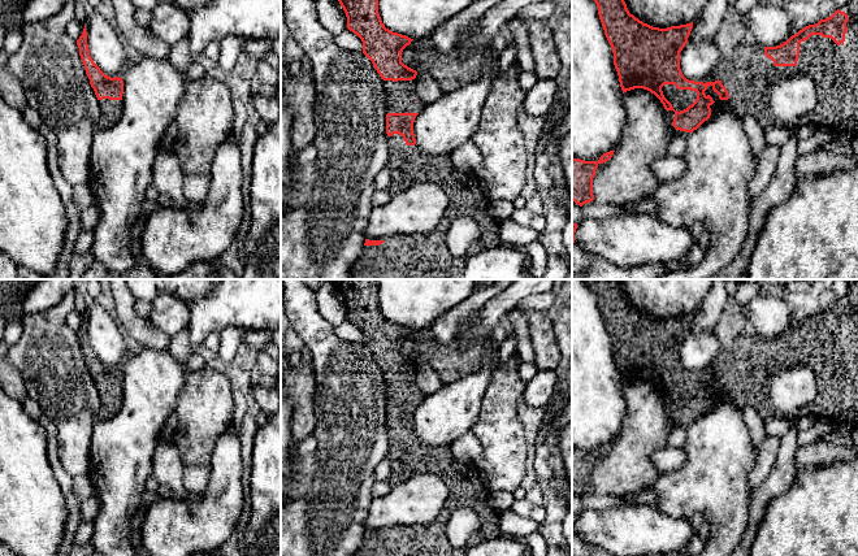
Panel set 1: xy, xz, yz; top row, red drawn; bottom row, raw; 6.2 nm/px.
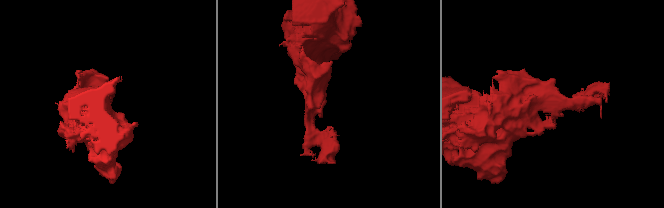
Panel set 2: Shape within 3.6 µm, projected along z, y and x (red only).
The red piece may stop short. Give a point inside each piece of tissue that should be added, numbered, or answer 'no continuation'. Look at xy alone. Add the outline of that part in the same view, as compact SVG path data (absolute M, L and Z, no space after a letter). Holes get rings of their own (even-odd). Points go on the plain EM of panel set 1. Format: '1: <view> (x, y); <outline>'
1: xy (111, 400); M99 391L100 395L100 408L99 413L103 416L103 420L113 417L121 408L124 400L122 391Z

